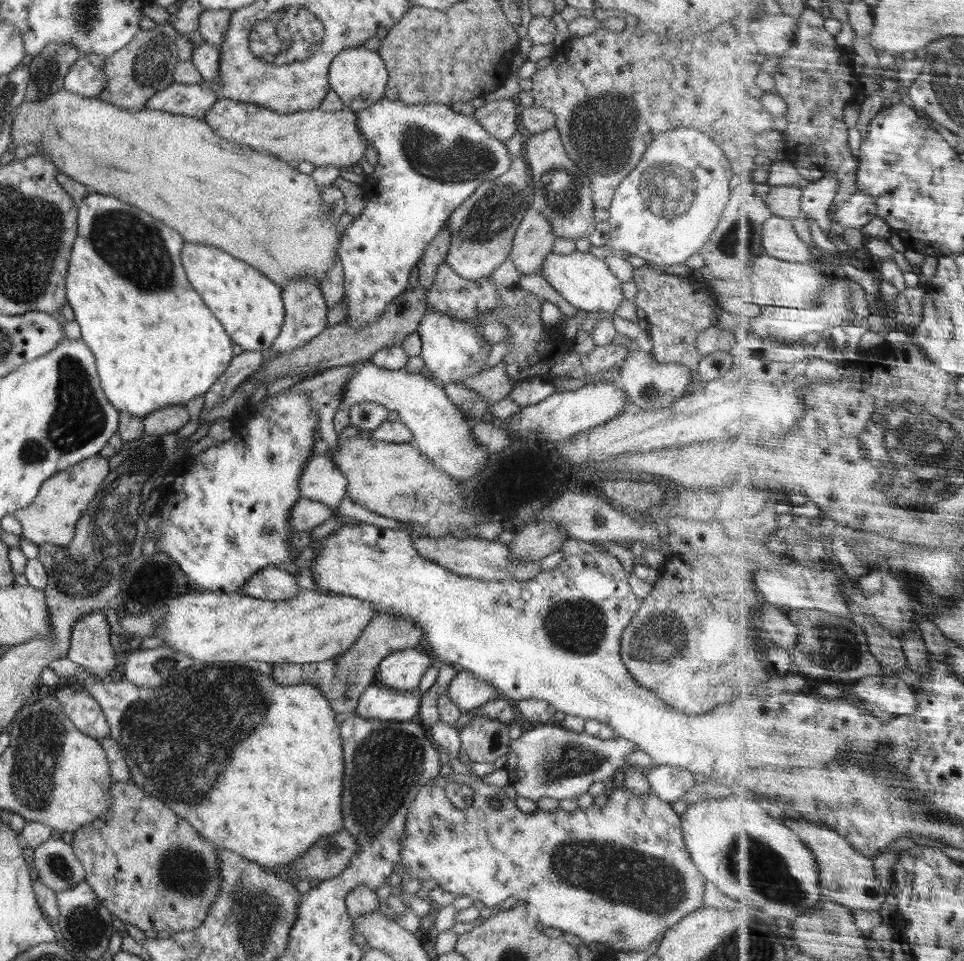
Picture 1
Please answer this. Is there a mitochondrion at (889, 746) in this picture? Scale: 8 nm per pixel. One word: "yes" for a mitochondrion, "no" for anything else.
yes

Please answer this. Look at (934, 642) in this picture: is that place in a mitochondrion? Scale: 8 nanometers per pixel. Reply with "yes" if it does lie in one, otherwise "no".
no

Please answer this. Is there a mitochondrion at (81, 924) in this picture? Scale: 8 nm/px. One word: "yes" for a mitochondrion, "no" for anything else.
yes

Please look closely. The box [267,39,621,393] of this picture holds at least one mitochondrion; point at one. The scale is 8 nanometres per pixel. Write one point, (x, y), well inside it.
(440, 159)

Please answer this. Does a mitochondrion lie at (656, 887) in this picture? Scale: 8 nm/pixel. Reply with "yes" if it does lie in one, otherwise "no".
yes

